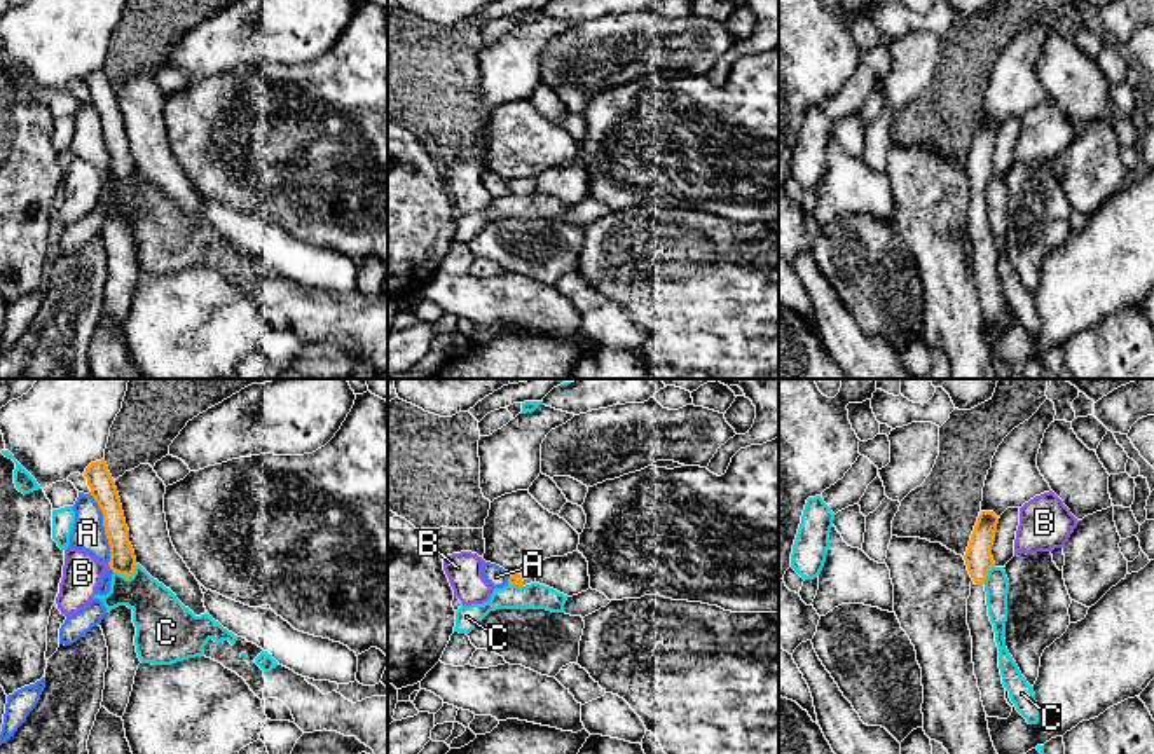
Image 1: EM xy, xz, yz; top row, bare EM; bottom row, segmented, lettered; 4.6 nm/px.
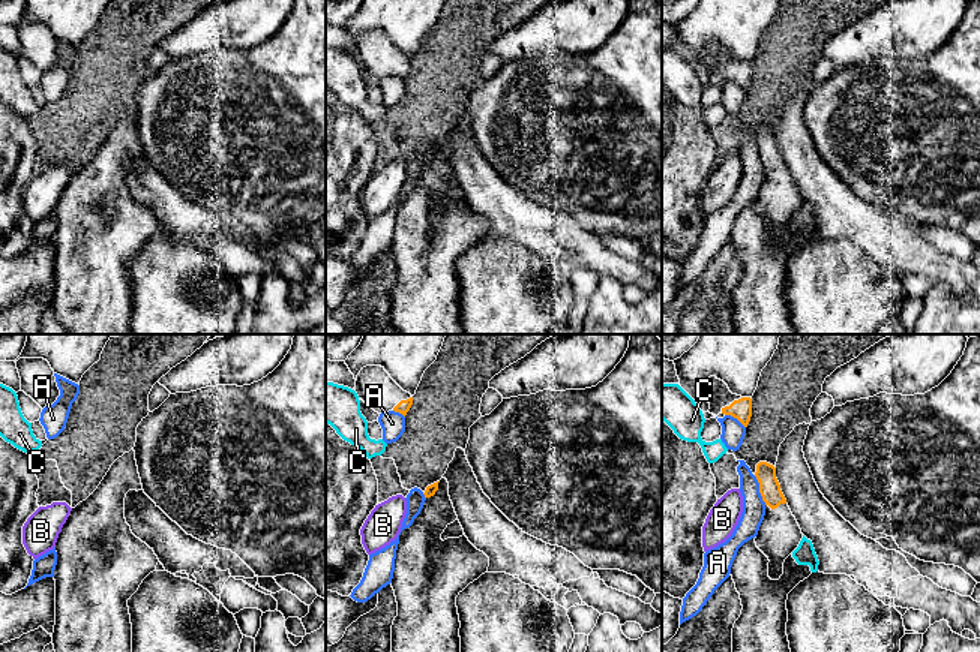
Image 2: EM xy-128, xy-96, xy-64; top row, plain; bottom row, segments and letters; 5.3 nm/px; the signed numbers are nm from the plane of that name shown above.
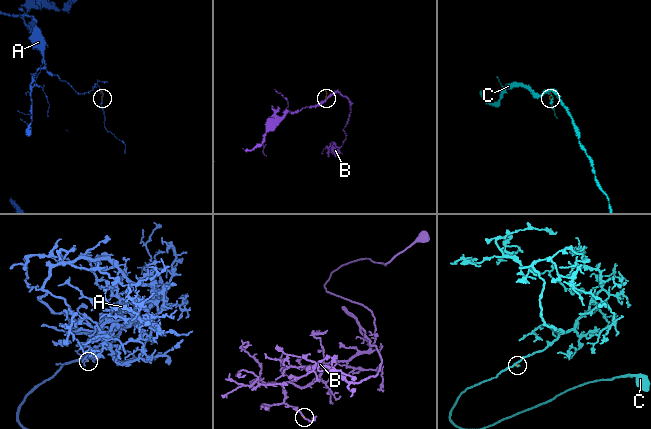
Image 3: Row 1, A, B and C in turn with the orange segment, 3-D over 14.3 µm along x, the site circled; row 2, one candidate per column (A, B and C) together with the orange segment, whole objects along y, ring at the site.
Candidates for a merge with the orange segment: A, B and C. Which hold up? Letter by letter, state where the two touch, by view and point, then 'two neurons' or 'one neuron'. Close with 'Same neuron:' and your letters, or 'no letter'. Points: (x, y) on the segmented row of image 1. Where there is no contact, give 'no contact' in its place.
A: xy (103, 526) | two neurons
B: xy (109, 564) | two neurons
C: xy (126, 576) | two neurons
Same neuron: no letter

